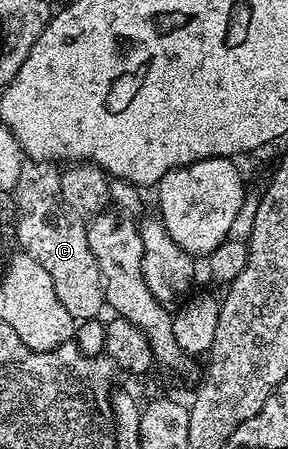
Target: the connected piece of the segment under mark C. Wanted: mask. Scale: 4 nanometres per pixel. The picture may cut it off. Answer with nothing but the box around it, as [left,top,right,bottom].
[16,162,106,322]

